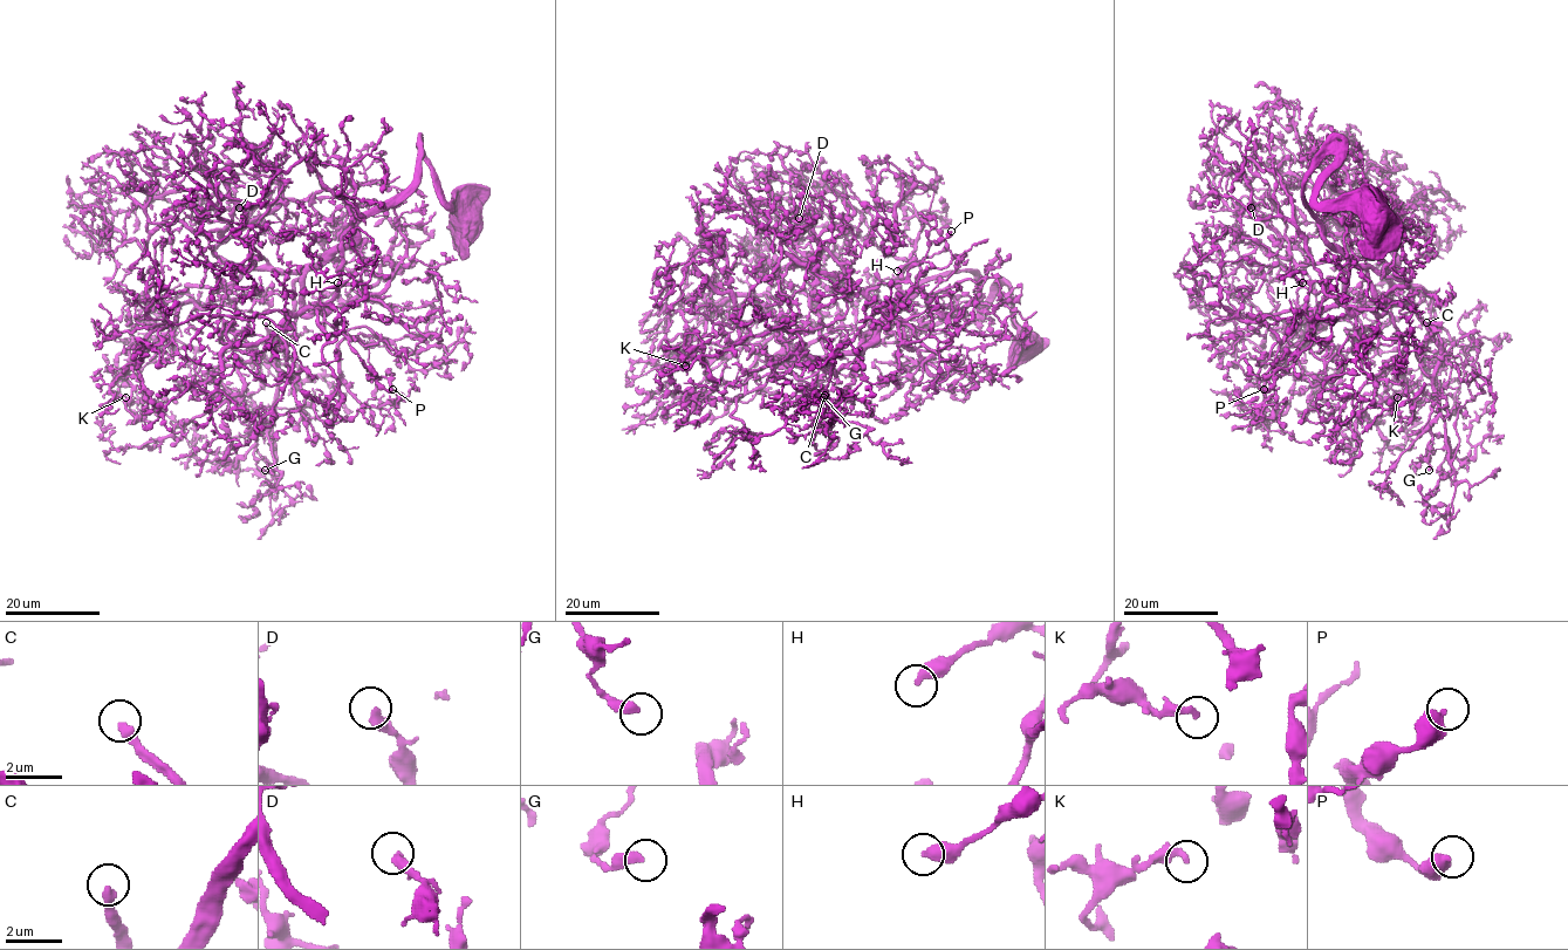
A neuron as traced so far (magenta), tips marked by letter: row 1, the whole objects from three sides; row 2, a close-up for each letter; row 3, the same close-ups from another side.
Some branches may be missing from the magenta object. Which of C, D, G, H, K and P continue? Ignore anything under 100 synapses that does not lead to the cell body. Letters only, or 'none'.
C

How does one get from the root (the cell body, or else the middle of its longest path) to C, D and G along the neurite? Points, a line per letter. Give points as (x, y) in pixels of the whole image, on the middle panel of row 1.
C: (1026, 340), (1007, 286), (984, 303), (972, 273), (945, 272), (924, 279), (876, 328), (832, 409), (824, 395)
D: (1026, 340), (1007, 286), (984, 303), (972, 273), (945, 272), (924, 279), (855, 348), (829, 354), (799, 218)
G: (1026, 340), (1007, 286), (984, 303), (972, 273), (945, 272), (864, 336), (833, 383), (844, 395), (823, 397)

